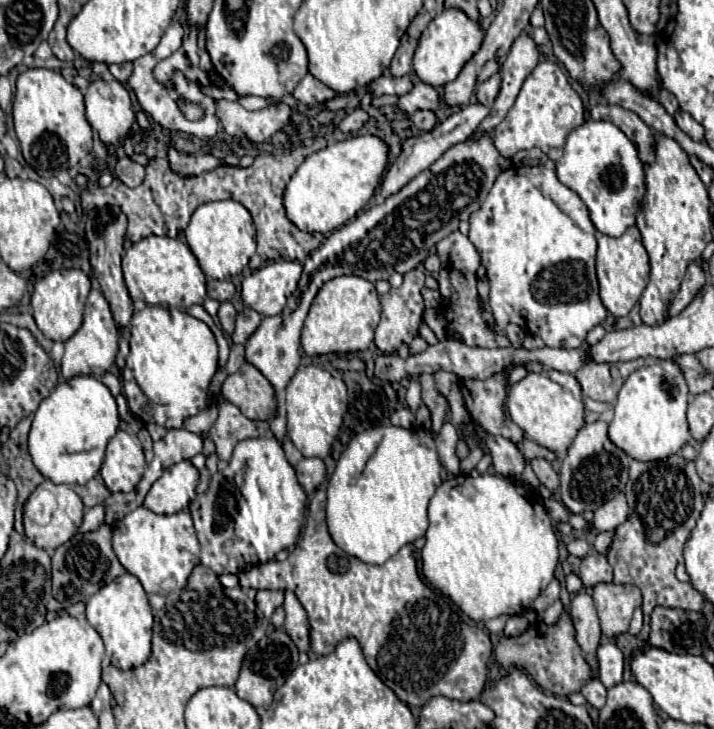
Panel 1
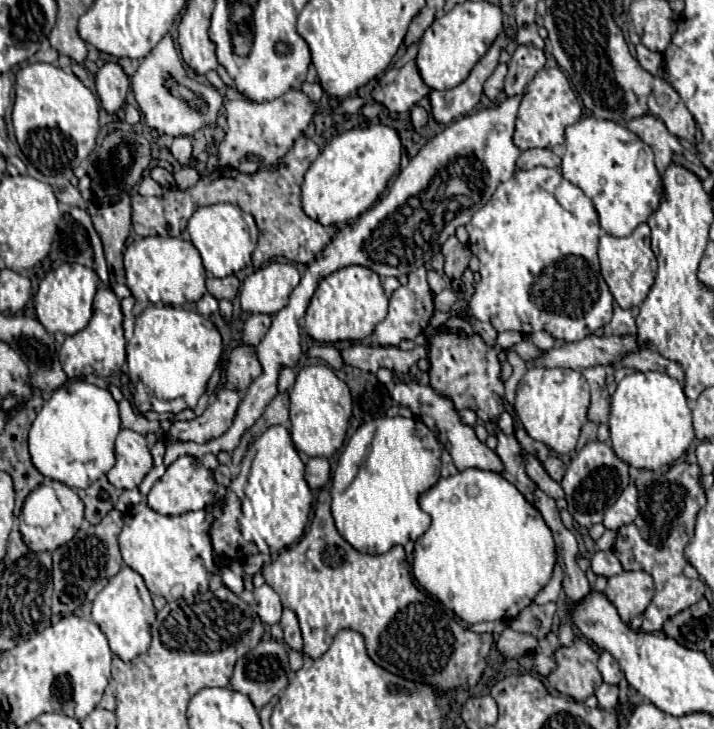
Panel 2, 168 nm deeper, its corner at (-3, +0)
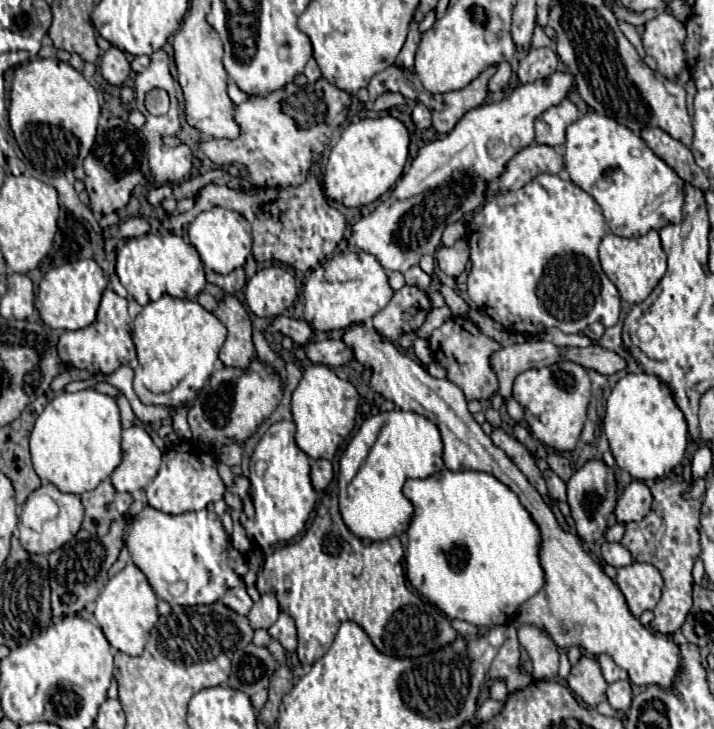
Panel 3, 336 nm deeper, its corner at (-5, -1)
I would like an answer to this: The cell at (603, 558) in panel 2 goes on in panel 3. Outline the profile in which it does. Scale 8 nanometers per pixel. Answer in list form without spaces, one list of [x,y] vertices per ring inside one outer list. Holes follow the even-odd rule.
[[[603,543],[601,547],[601,557],[605,559],[605,563],[613,565],[613,567],[625,567],[633,563],[631,553],[627,551],[627,547],[623,547],[621,543]]]

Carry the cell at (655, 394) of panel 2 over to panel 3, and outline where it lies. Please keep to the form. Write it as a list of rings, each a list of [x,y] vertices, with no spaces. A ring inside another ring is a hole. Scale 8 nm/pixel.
[[[629,373],[613,387],[607,399],[603,429],[617,467],[641,481],[669,473],[679,465],[689,443],[685,417],[675,405],[671,391],[657,377],[647,373]]]

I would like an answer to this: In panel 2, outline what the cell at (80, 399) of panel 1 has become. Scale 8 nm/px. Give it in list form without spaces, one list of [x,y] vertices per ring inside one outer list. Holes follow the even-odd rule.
[[[71,380],[57,388],[37,414],[27,439],[31,460],[43,476],[71,488],[87,488],[113,466],[113,440],[119,430],[119,408],[111,392],[85,380]]]

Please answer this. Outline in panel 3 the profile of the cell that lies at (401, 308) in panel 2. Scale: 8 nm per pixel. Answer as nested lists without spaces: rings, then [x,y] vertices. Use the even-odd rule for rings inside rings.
[[[405,285],[393,293],[389,305],[375,313],[373,327],[389,341],[395,341],[401,333],[411,333],[421,327],[427,313],[431,311],[431,301],[419,287]]]

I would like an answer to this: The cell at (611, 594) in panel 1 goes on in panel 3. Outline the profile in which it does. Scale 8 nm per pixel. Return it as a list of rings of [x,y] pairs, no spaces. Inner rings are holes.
[[[631,563],[617,573],[617,585],[627,599],[627,605],[635,617],[647,609],[655,609],[661,599],[663,577],[657,567],[649,563]]]

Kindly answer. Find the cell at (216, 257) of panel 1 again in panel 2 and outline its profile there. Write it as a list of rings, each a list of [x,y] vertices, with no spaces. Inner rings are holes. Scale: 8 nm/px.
[[[213,204],[197,208],[191,216],[187,230],[191,234],[193,246],[203,258],[203,266],[215,278],[225,278],[243,270],[257,246],[257,226],[251,214],[243,212],[237,204]]]

